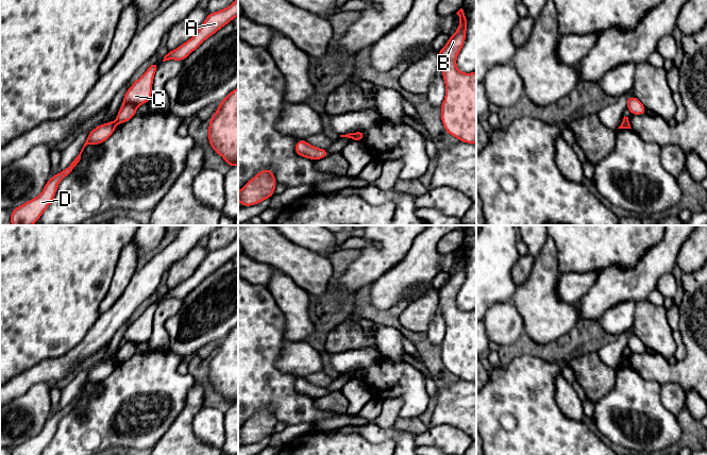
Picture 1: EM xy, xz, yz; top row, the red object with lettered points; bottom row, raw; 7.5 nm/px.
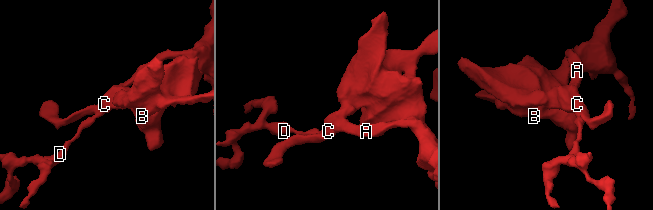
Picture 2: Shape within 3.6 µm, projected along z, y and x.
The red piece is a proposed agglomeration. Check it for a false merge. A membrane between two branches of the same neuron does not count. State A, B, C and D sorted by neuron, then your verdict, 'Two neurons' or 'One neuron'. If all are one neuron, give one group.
Groups: A B C / D. Two neurons

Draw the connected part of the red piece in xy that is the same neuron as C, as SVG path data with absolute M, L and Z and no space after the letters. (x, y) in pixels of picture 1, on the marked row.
M152 62L147 71L124 94L122 98L124 104L120 105L116 118L117 124L129 121L136 115L136 109L139 105L150 101L153 78L158 66L159 63Z

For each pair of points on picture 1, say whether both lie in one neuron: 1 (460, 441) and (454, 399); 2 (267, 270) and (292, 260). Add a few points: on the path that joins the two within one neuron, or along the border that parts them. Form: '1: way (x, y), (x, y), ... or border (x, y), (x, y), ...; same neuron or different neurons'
1: border (433, 427), (437, 425), (453, 425), (465, 433); different neurons
2: border (250, 257), (267, 263), (275, 268); different neurons

